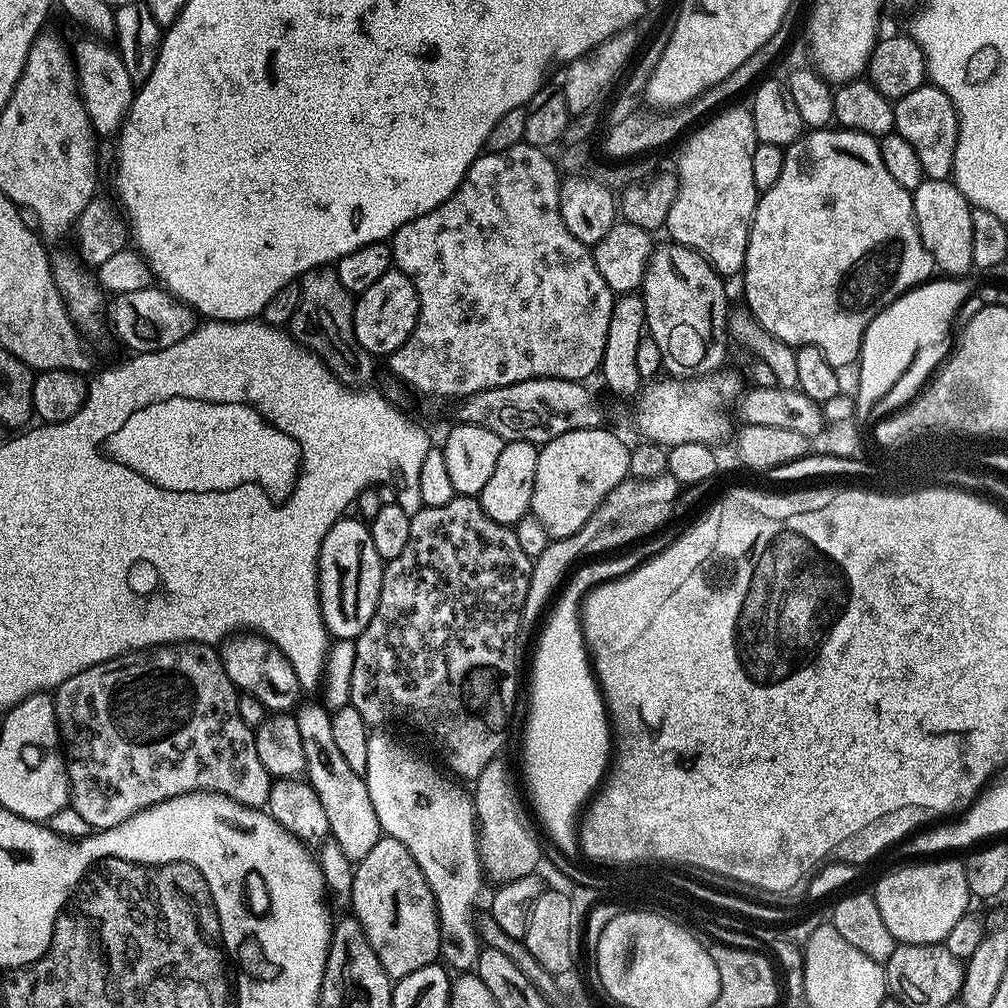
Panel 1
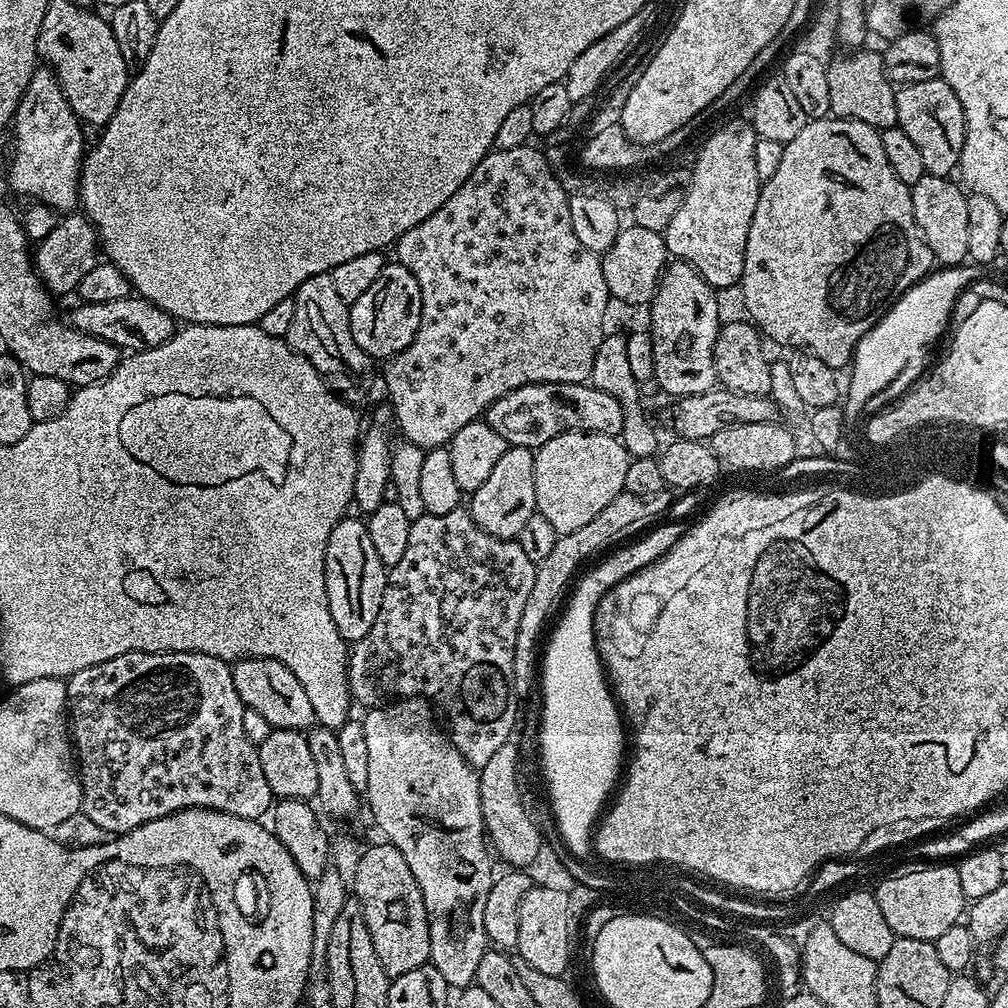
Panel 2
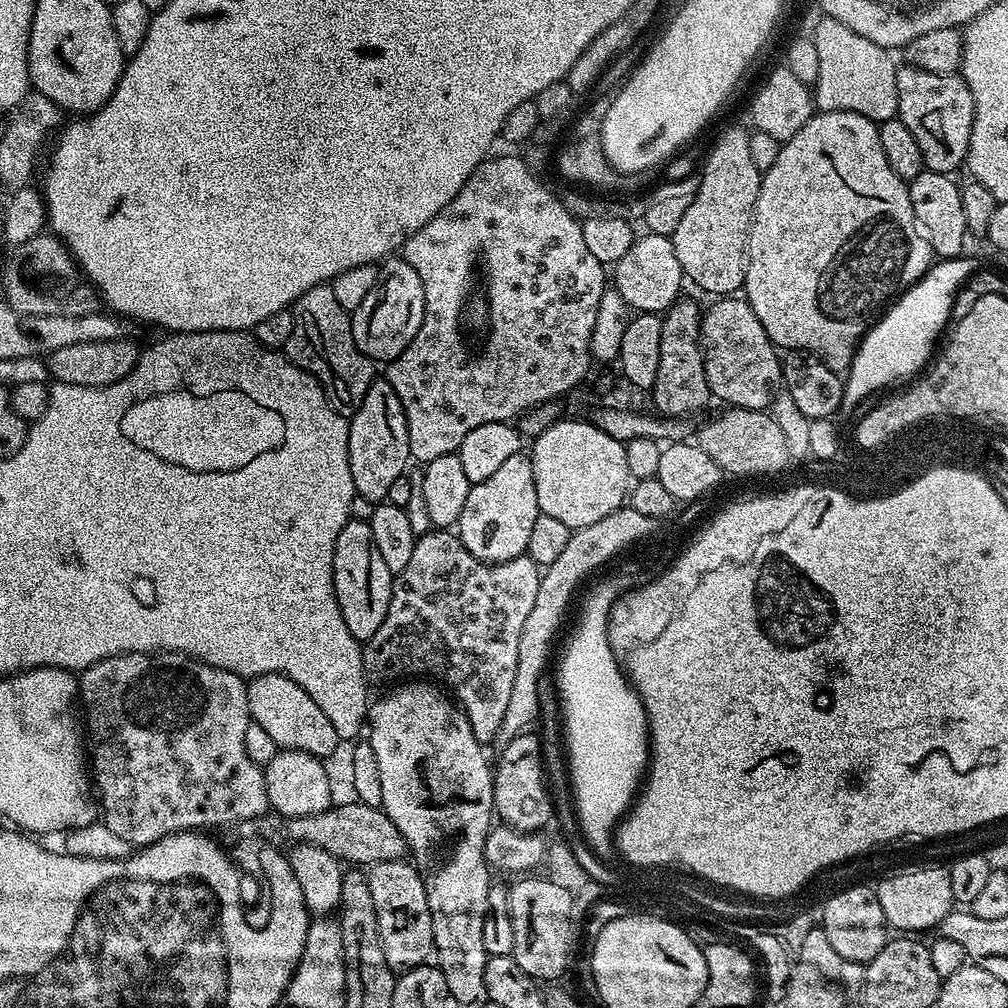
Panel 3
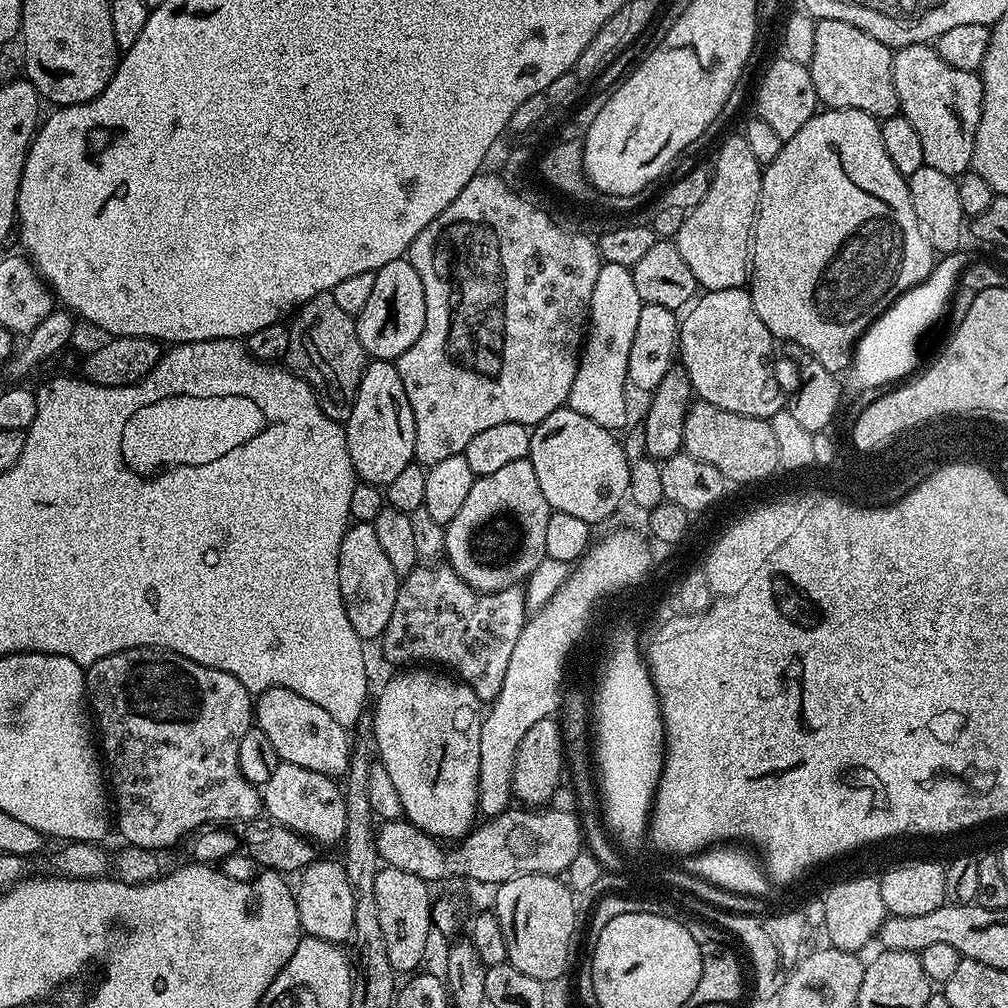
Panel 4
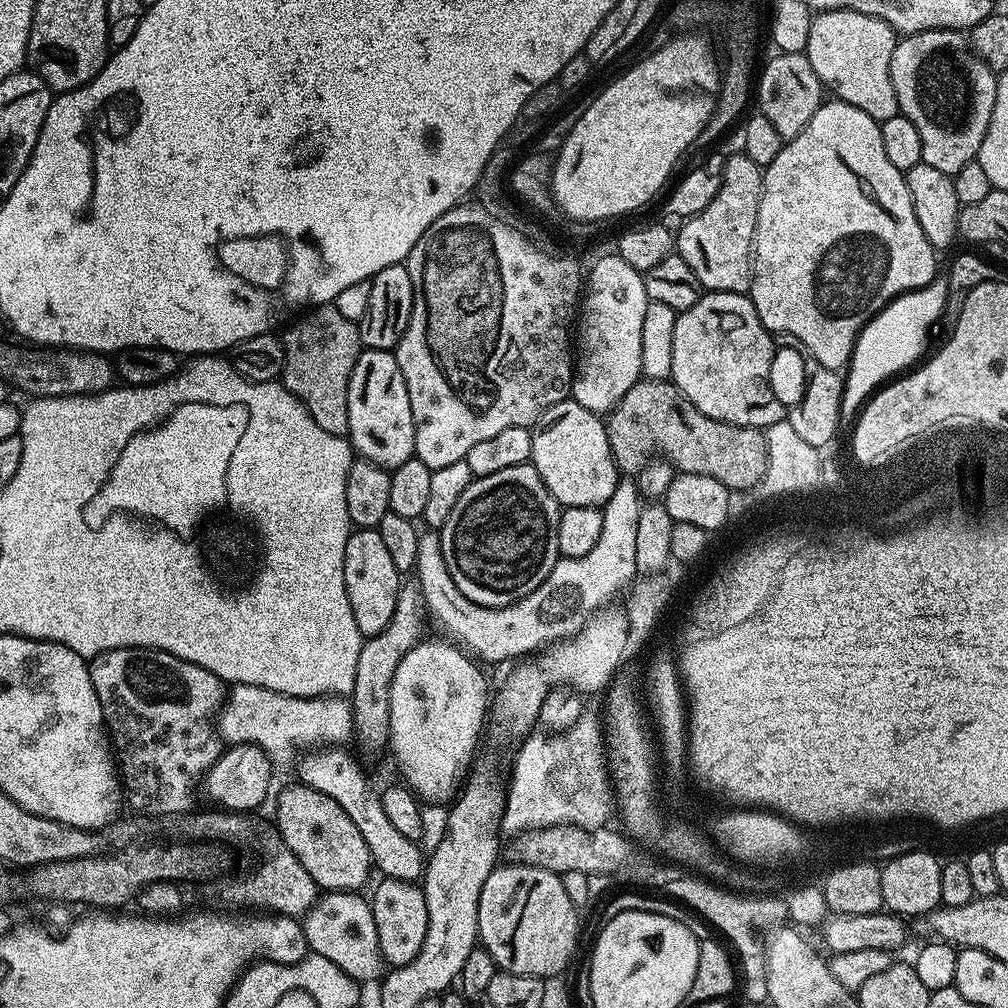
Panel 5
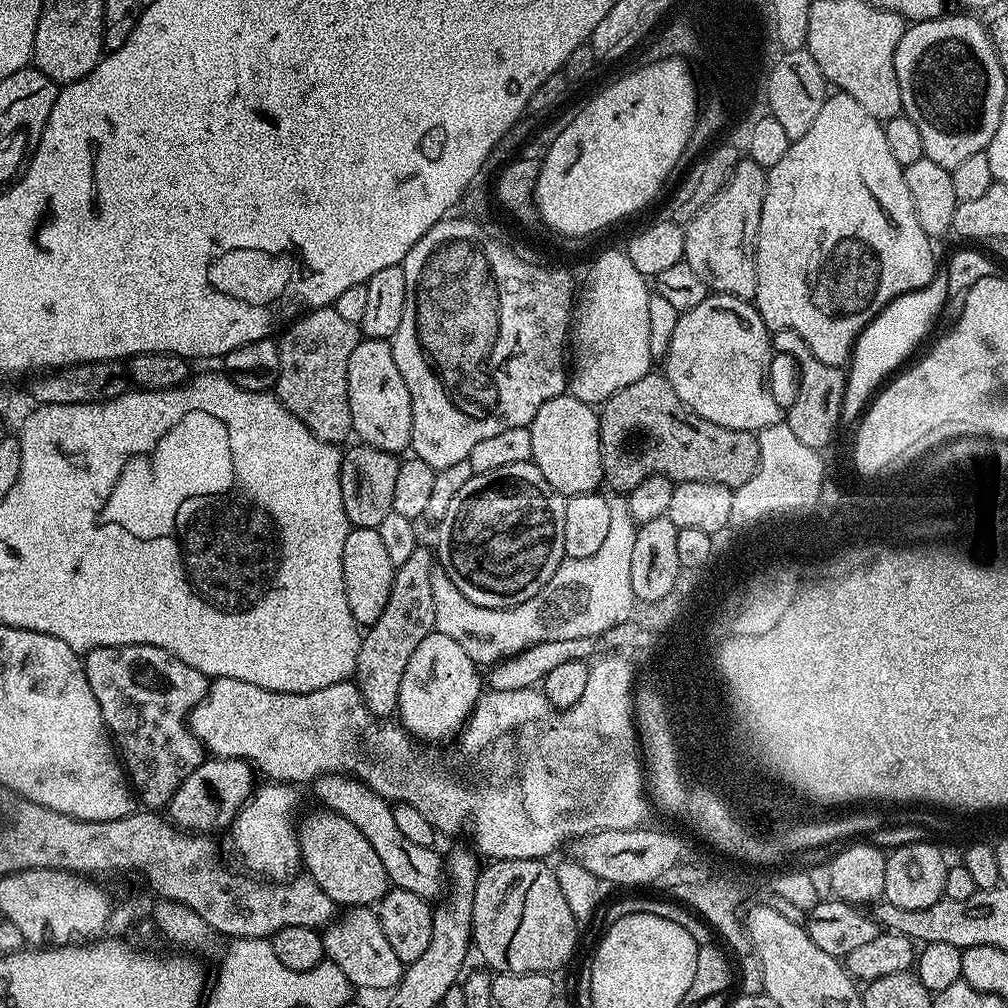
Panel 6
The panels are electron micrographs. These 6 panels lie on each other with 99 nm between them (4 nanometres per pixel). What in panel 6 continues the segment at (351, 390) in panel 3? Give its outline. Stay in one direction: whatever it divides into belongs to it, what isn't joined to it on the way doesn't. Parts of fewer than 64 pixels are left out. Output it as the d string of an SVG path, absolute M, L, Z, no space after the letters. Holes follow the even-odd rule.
M335 307L314 308L311 312L292 321L283 329L279 337L280 373L276 379L274 395L286 406L286 410L293 412L304 425L318 438L328 444L343 445L347 436L353 435L350 412L350 398L347 390L347 370L350 365L350 354L361 342L360 325L346 322L337 314Z

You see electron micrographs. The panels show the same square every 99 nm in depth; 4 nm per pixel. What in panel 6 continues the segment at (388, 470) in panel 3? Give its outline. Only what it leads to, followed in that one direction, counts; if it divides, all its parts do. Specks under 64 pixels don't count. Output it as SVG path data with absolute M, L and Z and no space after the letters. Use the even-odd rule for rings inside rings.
M364 338L350 354L347 390L353 433L359 441L383 452L400 454L411 445L412 407L409 391L394 363L389 341Z

